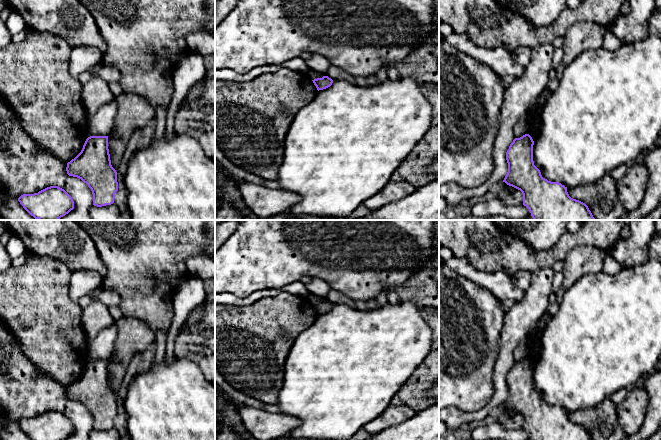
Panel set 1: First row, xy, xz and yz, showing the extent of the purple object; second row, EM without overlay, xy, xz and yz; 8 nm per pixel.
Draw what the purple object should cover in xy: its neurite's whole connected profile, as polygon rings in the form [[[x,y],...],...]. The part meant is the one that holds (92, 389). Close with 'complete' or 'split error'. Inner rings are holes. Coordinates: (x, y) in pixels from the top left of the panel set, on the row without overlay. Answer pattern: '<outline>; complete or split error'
[[[90,360],[81,376],[66,391],[69,400],[77,401],[88,409],[93,418],[93,429],[102,431],[114,427],[118,415],[117,396],[111,389],[108,373],[108,360]]]; complete

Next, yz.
[[[525,358],[522,361],[513,364],[506,376],[508,396],[503,404],[507,409],[522,416],[523,429],[529,433],[531,440],[593,440],[585,427],[569,420],[567,411],[561,407],[551,406],[542,401],[540,394],[534,389],[533,369],[534,365],[529,358]]]; complete

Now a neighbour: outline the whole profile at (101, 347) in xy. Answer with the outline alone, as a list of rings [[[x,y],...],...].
[[[115,324],[101,330],[99,334],[88,343],[87,361],[108,360],[113,352],[116,338],[117,327]]]

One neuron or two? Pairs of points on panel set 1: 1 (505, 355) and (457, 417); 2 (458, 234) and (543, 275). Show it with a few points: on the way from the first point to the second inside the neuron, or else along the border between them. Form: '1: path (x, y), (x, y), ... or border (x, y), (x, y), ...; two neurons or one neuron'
1: path (499, 376), (499, 397), (481, 415), (478, 415); one neuron
2: border (552, 267), (543, 267), (532, 274); two neurons

